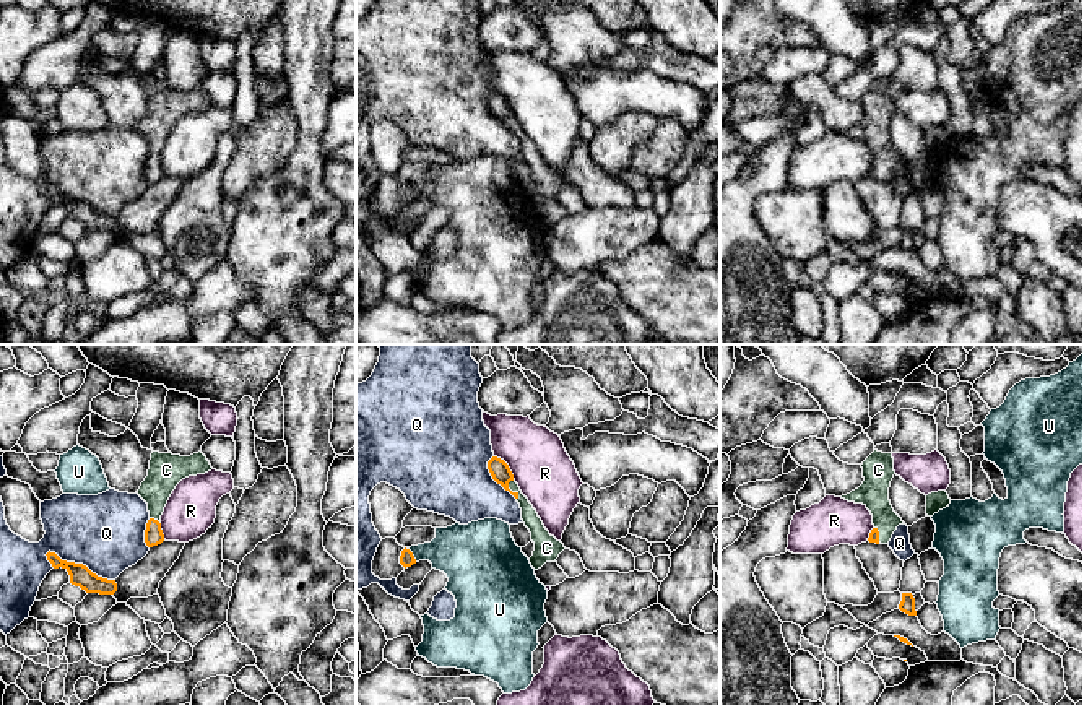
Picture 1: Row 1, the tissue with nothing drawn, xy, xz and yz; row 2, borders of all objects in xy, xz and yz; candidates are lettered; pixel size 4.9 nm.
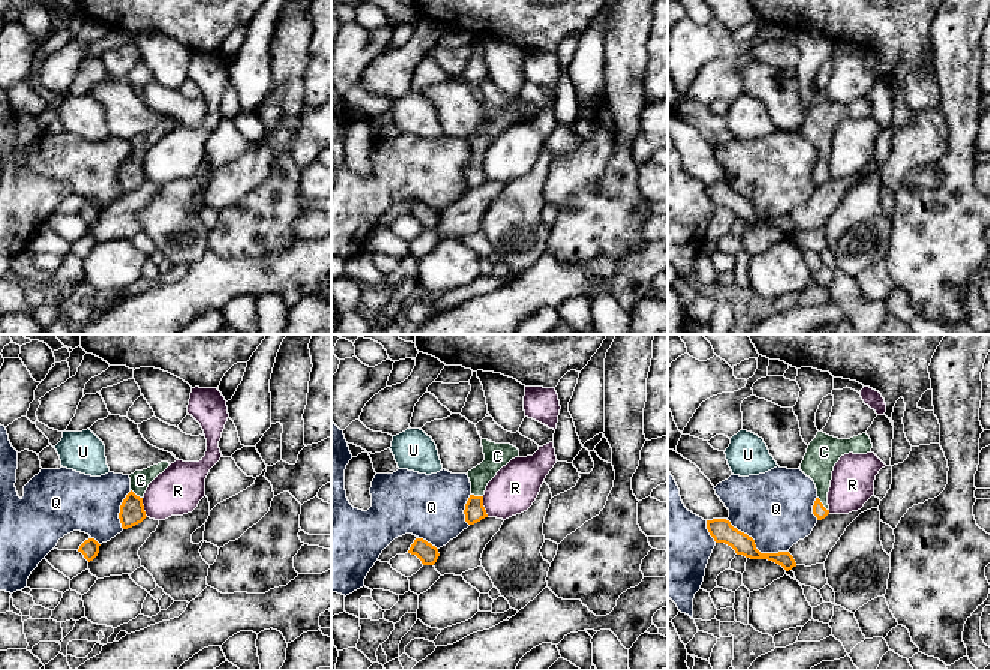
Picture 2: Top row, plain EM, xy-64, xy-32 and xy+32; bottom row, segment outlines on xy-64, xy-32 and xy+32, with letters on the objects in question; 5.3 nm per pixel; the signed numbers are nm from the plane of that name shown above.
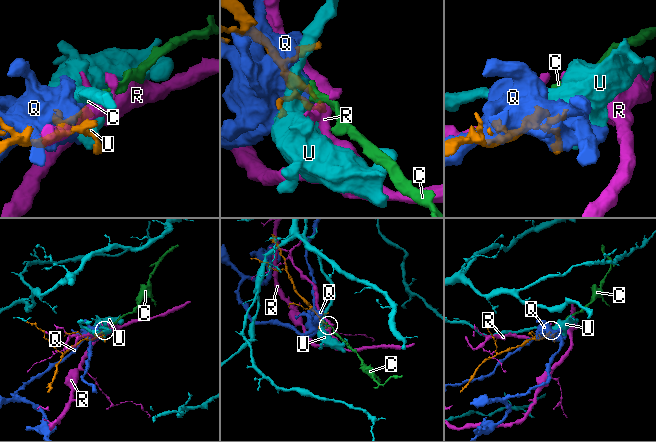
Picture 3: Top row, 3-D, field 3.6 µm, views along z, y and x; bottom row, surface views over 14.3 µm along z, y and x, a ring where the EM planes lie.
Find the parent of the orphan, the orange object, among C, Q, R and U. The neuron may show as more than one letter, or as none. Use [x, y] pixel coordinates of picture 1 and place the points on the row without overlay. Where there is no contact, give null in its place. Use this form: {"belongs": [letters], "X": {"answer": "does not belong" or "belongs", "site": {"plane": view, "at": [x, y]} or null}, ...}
{"belongs": ["C"], "C": {"answer": "belongs", "site": {"plane": "xz", "at": [511, 127]}}, "Q": {"answer": "does not belong", "site": {"plane": "xy", "at": [80, 200]}}, "R": {"answer": "does not belong", "site": {"plane": "xz", "at": [507, 101]}}, "U": {"answer": "does not belong", "site": {"plane": "xz", "at": [411, 190]}}}

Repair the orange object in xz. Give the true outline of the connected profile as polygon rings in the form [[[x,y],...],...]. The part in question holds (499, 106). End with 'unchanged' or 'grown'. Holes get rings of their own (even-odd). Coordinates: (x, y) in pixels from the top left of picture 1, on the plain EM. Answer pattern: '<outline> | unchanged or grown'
[[[492,93],[488,97],[488,106],[489,106],[492,115],[497,120],[501,120],[505,127],[509,127],[520,140],[522,156],[523,156],[525,162],[530,166],[531,177],[535,179],[533,192],[528,195],[531,203],[535,206],[538,206],[546,198],[556,198],[556,195],[566,184],[561,177],[557,177],[554,172],[551,172],[549,167],[544,164],[536,146],[528,138],[528,135],[522,130],[518,120],[515,119],[509,101],[504,96]]] | grown

